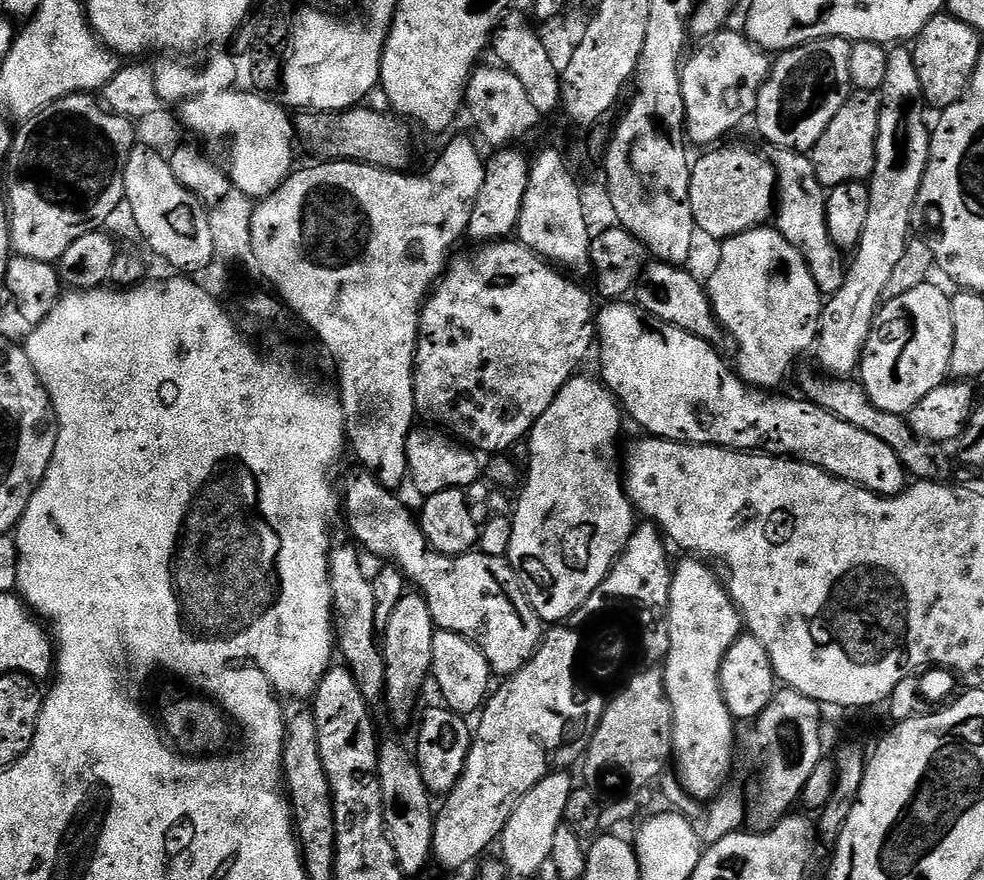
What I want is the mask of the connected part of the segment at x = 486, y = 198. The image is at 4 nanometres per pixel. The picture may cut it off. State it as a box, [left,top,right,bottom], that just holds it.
[467,146,529,242]

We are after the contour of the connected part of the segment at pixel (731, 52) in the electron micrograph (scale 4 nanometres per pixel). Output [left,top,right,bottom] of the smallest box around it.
[680,30,770,146]

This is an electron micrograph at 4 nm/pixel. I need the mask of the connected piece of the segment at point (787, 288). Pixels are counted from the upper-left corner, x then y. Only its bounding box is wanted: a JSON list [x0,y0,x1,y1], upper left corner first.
[706,226,825,390]

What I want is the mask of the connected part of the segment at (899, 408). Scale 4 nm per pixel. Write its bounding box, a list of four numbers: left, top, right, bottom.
[858,284,954,416]

